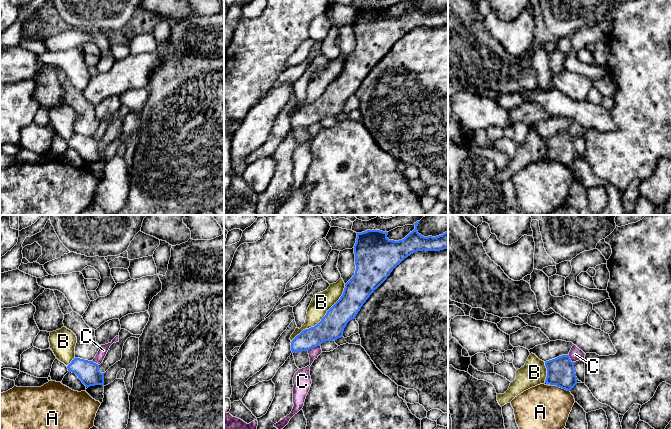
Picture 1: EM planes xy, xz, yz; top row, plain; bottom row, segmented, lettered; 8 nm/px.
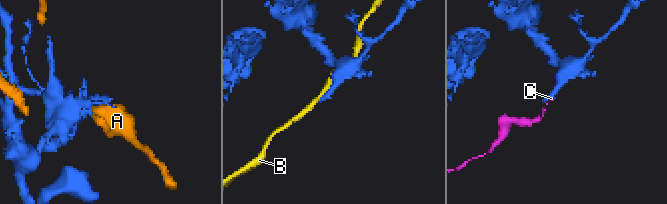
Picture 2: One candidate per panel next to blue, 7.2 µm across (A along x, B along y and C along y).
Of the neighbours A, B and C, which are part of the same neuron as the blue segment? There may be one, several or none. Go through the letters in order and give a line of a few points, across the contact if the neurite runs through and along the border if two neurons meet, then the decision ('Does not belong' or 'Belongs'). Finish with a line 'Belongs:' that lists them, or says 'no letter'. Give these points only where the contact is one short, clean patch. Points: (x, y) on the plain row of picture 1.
A: Does not belong
B: Does not belong
C: Line: xz (319, 120), (308, 127). Does not belong
Belongs: no letter

